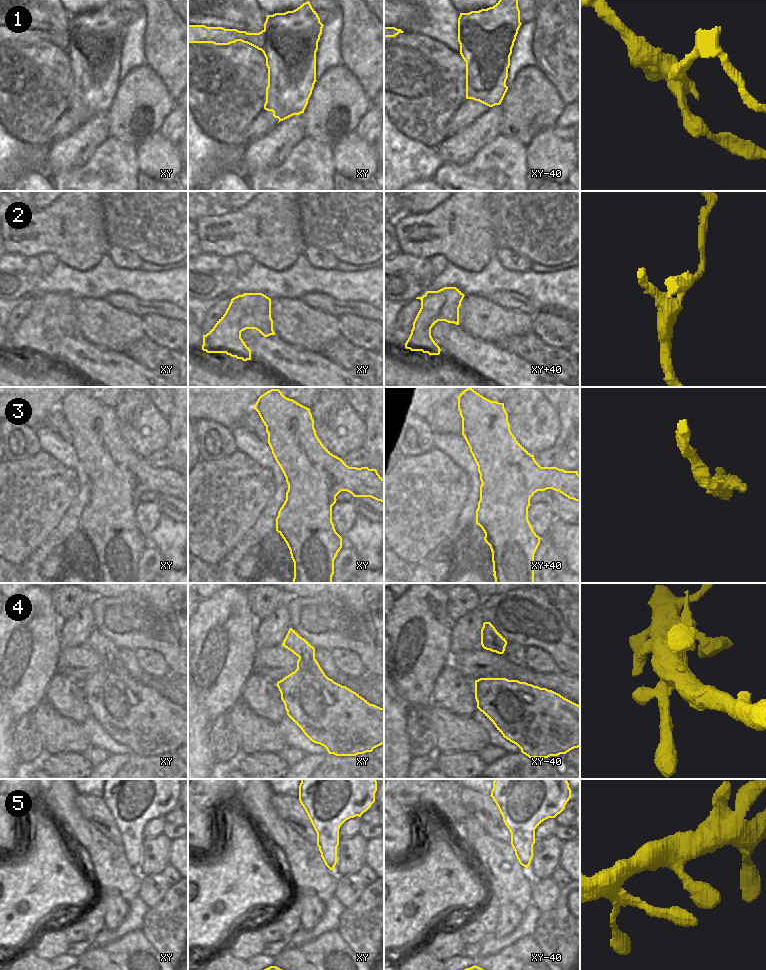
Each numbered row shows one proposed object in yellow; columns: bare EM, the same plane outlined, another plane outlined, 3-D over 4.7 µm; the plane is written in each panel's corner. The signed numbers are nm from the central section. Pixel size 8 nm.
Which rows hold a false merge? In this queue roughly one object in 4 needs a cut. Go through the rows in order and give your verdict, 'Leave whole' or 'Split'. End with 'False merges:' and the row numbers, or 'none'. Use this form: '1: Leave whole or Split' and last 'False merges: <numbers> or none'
1: Split
2: Leave whole
3: Leave whole
4: Leave whole
5: Leave whole
False merges: 1.

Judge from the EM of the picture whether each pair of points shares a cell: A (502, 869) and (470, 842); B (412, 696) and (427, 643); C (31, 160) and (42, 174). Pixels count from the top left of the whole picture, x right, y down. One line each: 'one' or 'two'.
A: one
B: one
C: two

